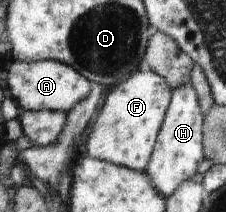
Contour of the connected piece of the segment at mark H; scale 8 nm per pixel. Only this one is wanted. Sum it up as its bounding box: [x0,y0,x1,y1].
[145,82,205,196]

